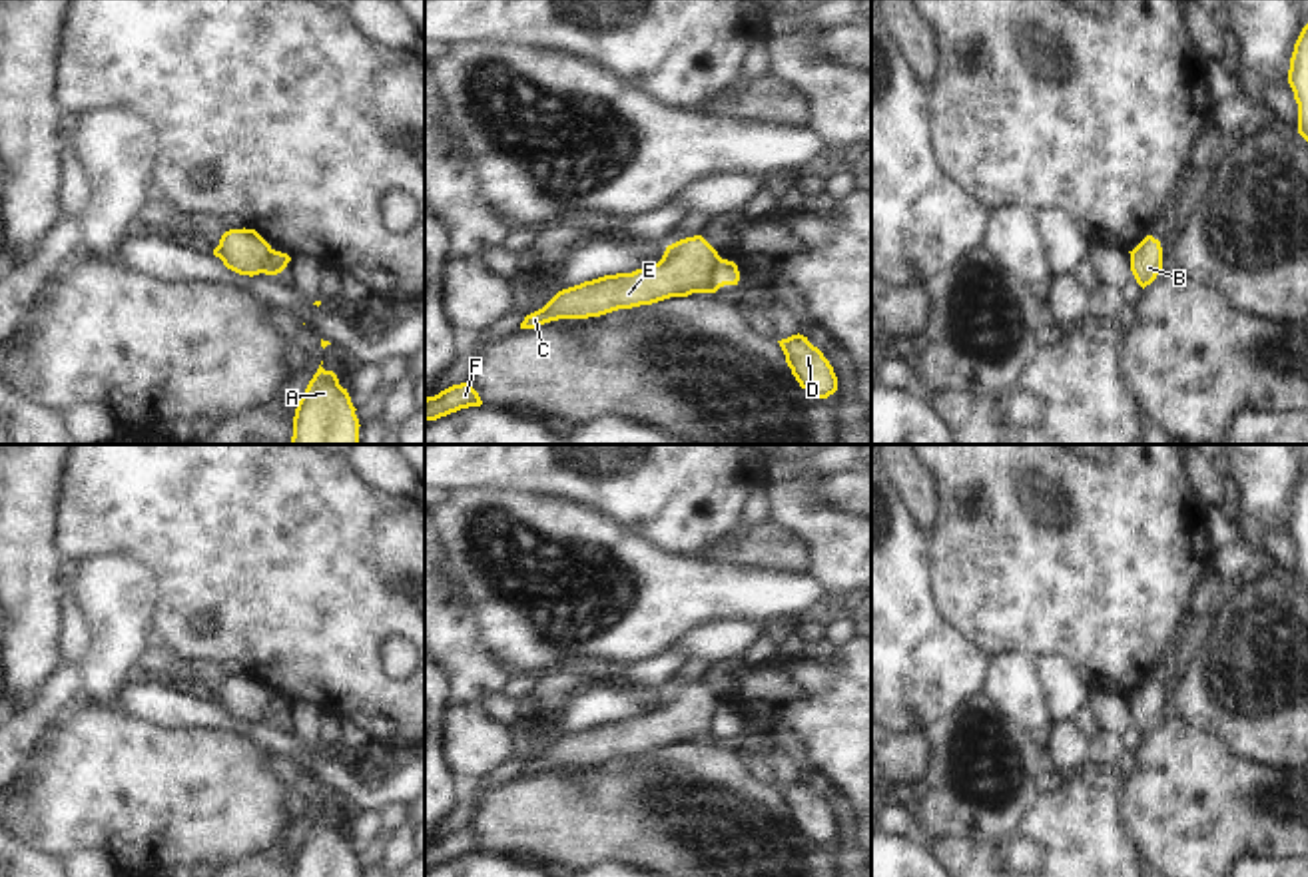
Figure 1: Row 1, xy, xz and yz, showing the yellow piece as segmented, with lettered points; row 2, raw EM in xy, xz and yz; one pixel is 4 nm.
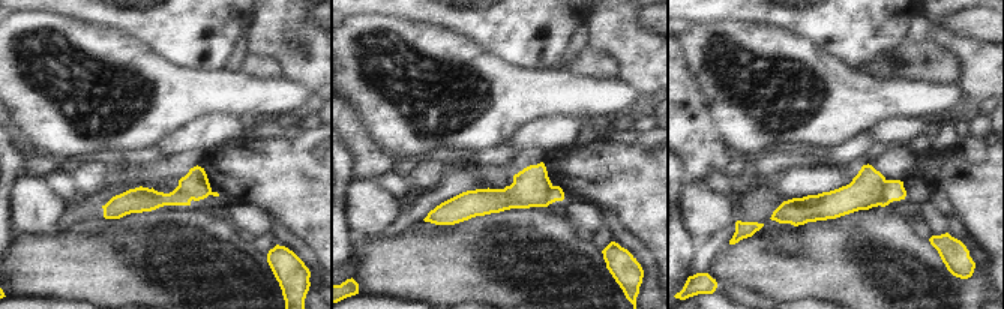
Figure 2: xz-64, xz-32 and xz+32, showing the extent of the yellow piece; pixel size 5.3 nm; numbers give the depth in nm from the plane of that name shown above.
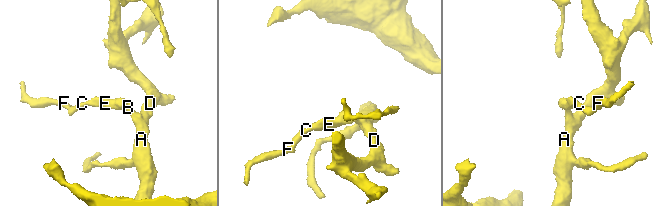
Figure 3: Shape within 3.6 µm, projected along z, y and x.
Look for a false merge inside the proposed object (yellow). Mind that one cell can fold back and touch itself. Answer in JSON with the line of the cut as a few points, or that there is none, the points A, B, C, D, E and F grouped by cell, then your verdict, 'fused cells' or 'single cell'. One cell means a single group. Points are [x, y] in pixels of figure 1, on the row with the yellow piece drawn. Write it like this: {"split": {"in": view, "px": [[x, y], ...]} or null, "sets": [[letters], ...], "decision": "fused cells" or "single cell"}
{"split": {"in": "xz", "px": [[718, 256], [704, 292]]}, "sets": [["A", "B", "D"], ["C", "E", "F"]], "decision": "fused cells"}

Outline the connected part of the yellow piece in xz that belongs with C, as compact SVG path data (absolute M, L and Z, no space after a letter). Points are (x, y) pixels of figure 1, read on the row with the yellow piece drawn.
M702 235L680 239L668 245L654 265L632 273L604 275L558 291L542 309L526 315L520 329L534 329L558 319L600 317L670 297L706 293L718 257L718 251Z

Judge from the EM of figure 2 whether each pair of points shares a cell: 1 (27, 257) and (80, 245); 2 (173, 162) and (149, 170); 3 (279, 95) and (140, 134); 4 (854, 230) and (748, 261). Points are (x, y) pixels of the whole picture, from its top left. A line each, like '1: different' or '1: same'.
1: same
2: same
3: same
4: same

